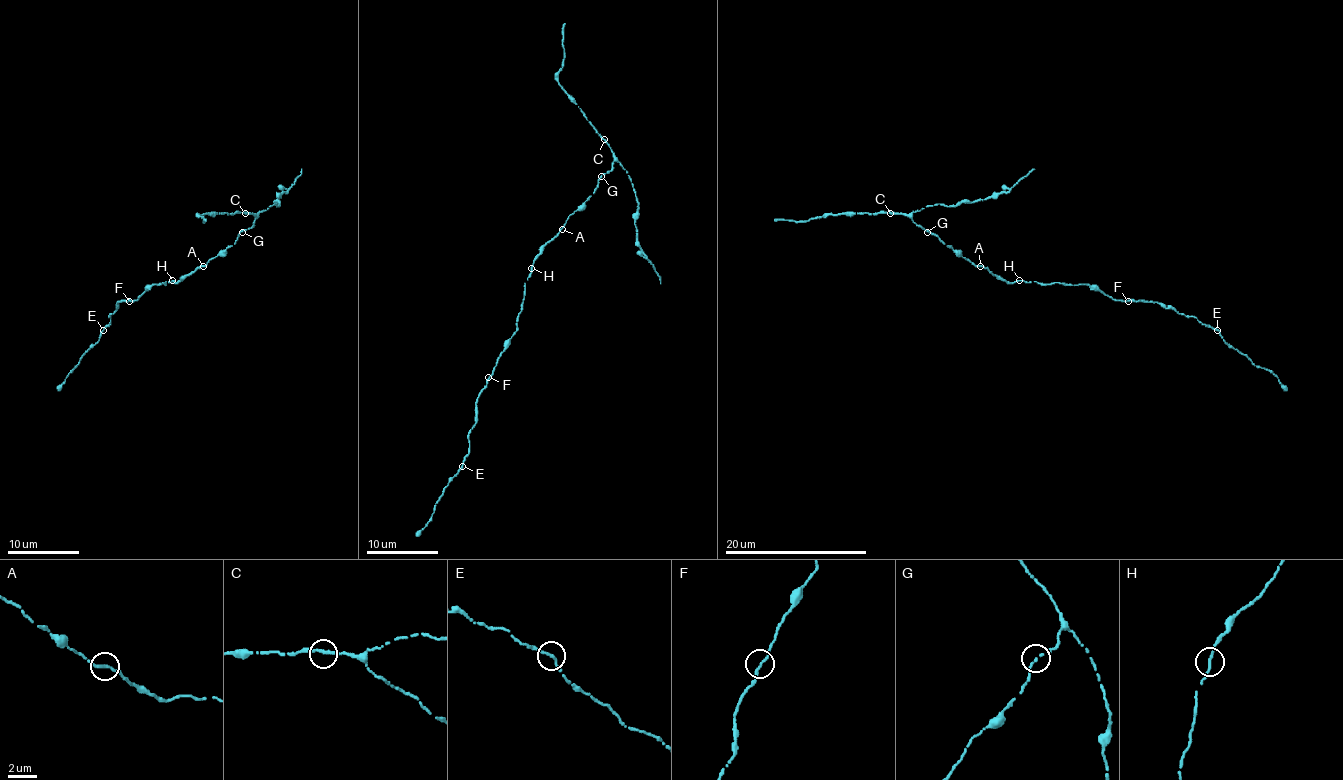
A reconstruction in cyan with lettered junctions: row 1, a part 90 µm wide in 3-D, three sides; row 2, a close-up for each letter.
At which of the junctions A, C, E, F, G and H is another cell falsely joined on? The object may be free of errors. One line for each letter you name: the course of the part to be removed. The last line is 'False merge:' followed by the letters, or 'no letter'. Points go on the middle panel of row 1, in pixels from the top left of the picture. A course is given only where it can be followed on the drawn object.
False merge: no letter

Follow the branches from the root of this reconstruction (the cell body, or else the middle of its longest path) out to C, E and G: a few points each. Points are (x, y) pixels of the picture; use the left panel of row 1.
C: (169, 282), (179, 282), (235, 244), (238, 234), (254, 221), (253, 214), (245, 214)
E: (169, 282), (154, 284), (133, 301), (117, 301), (117, 308), (110, 316), (110, 325), (103, 330)
G: (169, 282), (179, 282), (204, 266), (235, 244), (242, 232)

